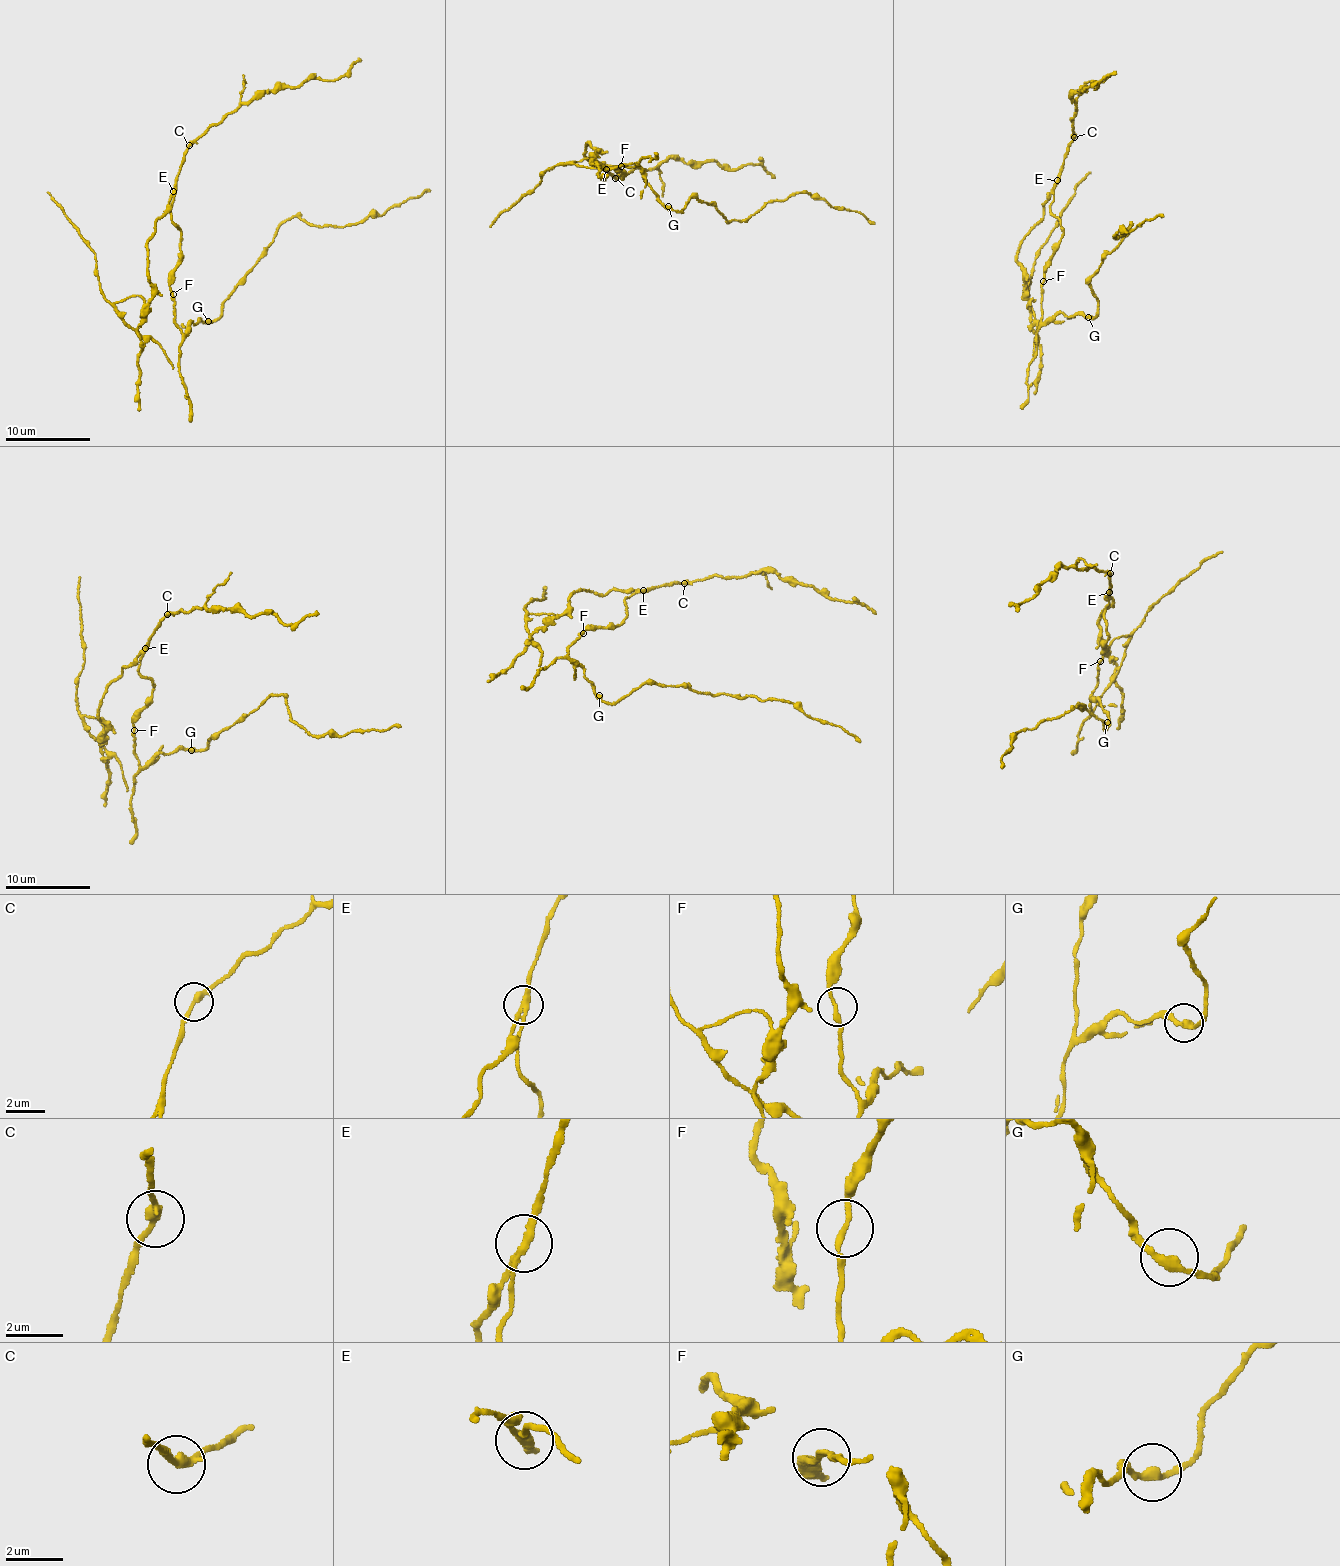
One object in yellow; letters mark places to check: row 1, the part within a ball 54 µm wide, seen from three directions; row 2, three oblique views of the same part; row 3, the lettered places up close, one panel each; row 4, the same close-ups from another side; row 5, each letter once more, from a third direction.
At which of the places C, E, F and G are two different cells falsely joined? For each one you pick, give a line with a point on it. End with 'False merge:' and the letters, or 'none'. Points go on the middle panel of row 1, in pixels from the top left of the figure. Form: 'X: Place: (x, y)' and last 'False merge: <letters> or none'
E: Place: (606, 169)
False merge: E

